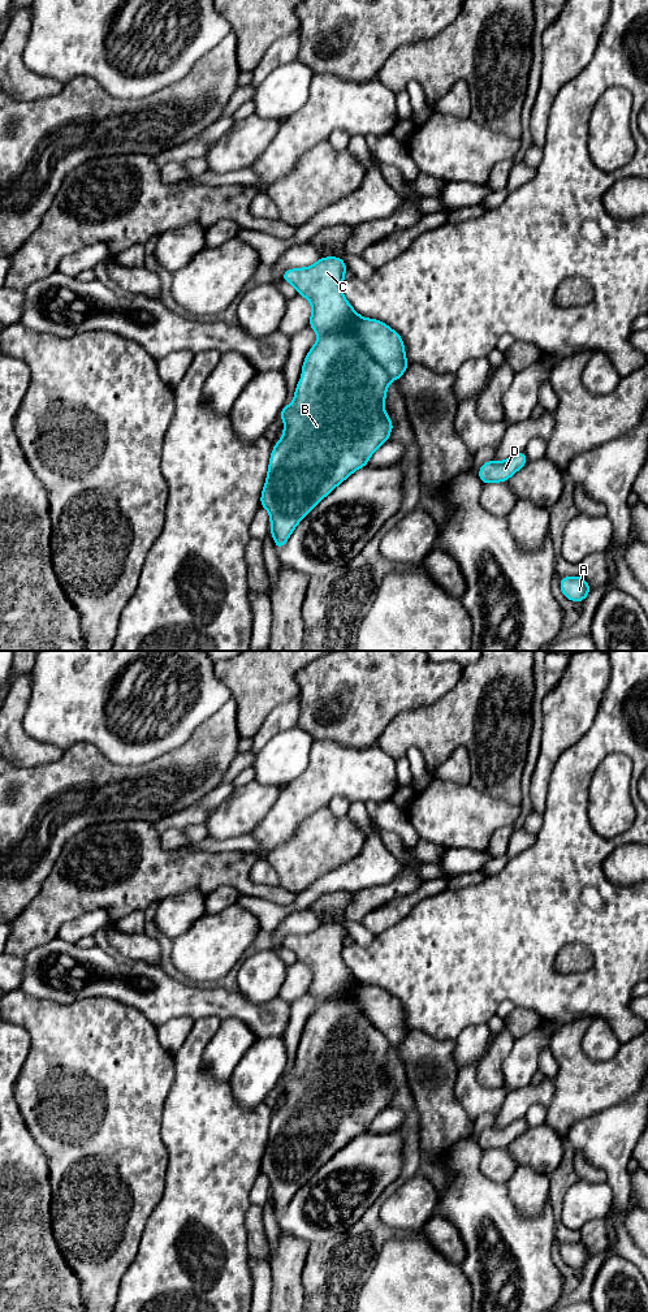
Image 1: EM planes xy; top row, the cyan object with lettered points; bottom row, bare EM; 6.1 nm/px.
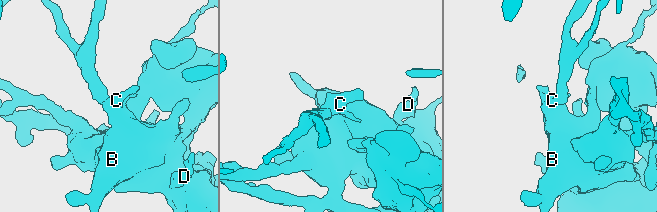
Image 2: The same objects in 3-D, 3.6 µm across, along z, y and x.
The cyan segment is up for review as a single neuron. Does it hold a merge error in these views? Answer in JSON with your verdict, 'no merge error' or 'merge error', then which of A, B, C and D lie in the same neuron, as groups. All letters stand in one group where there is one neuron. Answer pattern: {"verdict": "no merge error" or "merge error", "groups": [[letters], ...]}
{"verdict": "no merge error", "groups": [["A", "B", "C", "D"]]}

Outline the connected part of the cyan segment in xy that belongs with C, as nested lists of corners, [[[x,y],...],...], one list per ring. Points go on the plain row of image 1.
[[[321,923],[310,933],[286,936],[281,942],[282,948],[290,949],[299,962],[310,967],[312,979],[308,992],[319,1005],[304,1024],[302,1044],[297,1050],[293,1069],[284,1073],[280,1079],[285,1095],[280,1108],[273,1112],[268,1141],[260,1162],[260,1173],[267,1175],[271,1182],[269,1197],[278,1217],[285,1212],[297,1191],[327,1161],[355,1136],[367,1132],[372,1119],[388,1109],[394,1092],[384,1075],[386,1056],[389,1049],[397,1048],[410,1031],[401,1002],[380,987],[358,981],[346,967],[341,955],[345,938],[344,925]]]

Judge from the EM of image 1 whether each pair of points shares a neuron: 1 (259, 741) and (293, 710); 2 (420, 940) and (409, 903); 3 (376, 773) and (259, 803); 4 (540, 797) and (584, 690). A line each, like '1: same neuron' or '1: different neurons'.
1: same neuron
2: different neurons
3: different neurons
4: same neuron

